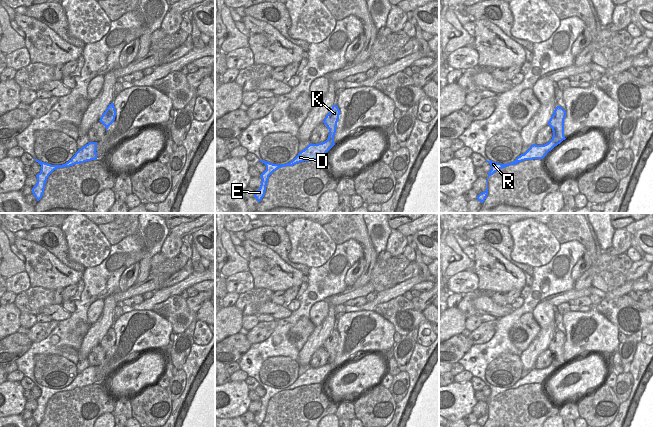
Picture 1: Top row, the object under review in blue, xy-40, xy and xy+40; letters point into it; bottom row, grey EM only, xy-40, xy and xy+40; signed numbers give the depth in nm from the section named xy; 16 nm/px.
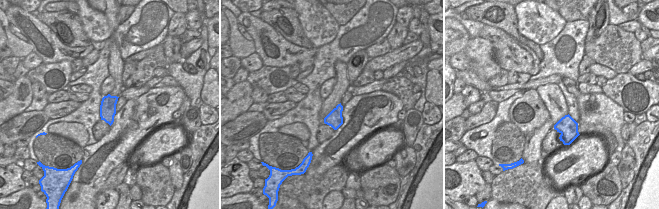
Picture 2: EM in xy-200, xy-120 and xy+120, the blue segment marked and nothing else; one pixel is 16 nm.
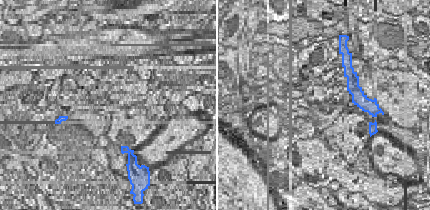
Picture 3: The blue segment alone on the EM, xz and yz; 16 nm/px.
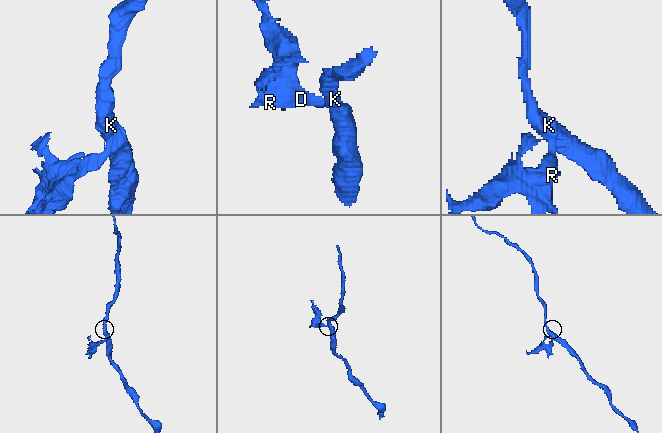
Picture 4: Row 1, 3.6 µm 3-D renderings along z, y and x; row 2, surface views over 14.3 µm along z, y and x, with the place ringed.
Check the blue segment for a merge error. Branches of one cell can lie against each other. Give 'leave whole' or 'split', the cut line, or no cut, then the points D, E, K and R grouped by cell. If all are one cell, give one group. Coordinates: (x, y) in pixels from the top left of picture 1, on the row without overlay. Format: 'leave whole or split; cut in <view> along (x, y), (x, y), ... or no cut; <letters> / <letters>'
split; cut in xy along (327, 363), (333, 369); D E R / K

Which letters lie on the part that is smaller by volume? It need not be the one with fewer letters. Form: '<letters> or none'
D, E, R

